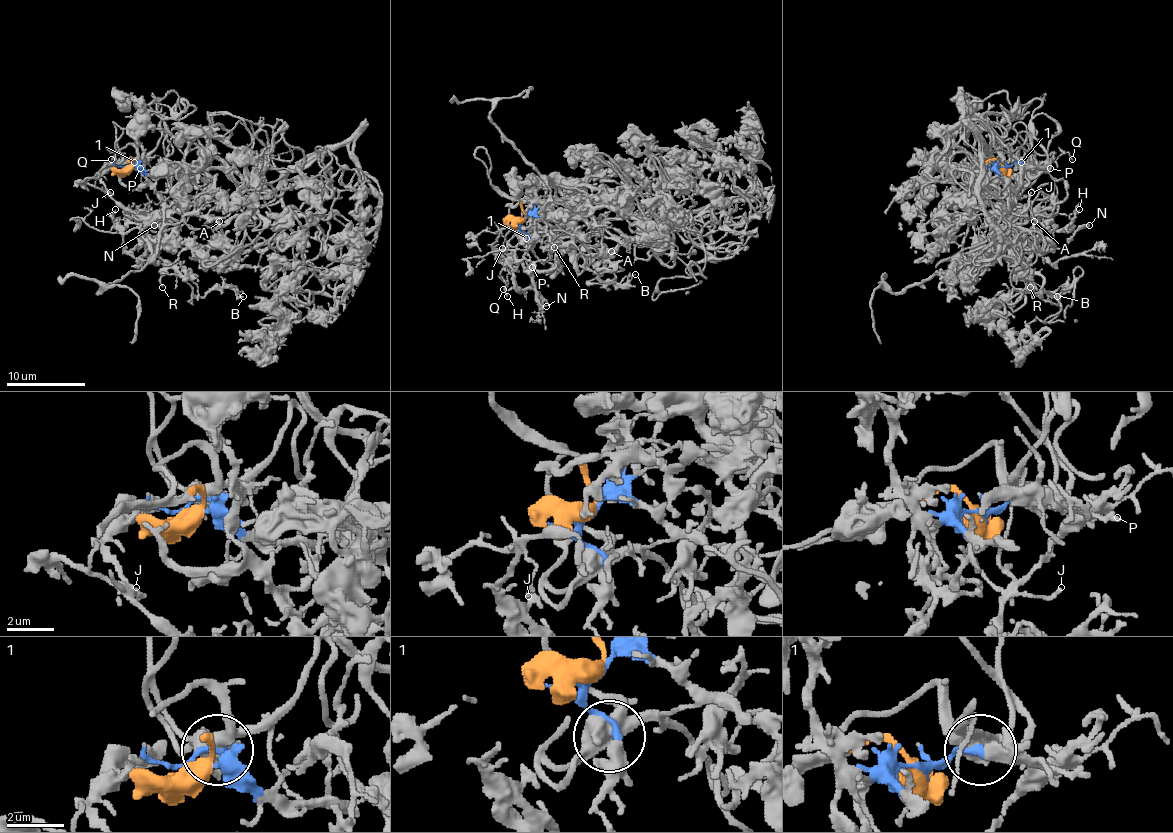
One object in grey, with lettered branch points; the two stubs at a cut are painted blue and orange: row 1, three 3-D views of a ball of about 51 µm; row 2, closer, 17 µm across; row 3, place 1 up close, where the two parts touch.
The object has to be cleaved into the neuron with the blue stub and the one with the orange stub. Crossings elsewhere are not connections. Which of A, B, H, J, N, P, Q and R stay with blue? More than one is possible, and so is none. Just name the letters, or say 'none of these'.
A, B, H, J, N, P, Q, R

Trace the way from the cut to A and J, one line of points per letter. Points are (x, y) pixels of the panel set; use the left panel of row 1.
A: (130, 168), (138, 166), (162, 203), (154, 262), (172, 264), (184, 250), (209, 248), (221, 231), (219, 221)
J: (130, 168), (138, 166), (162, 203), (156, 264), (142, 234), (144, 223), (113, 199), (111, 191)

